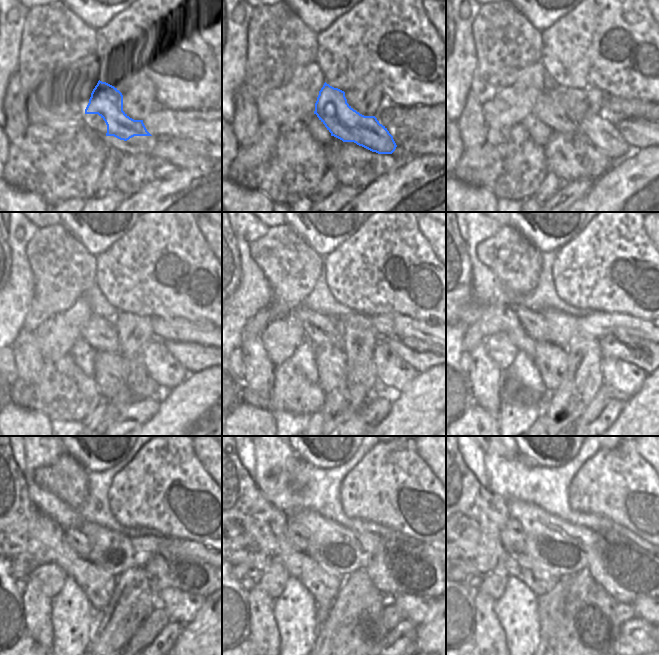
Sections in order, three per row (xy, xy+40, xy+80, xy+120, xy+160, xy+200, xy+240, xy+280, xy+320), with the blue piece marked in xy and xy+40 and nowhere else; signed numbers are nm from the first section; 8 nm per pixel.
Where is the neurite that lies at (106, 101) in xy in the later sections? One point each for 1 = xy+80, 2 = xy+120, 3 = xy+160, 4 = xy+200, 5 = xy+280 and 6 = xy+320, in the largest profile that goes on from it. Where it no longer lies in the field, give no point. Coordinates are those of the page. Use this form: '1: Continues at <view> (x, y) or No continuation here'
1: Continues at xy+80 (601, 131)
2: Continues at xy+120 (160, 365)
3: Continues at xy+160 (392, 372)
4: Continues at xy+200 (627, 379)
5: Continues at xy+280 (415, 608)
6: Continues at xy+320 (649, 609).

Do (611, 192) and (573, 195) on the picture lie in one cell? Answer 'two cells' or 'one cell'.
two cells

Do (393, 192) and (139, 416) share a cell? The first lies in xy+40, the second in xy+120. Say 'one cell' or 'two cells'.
two cells

